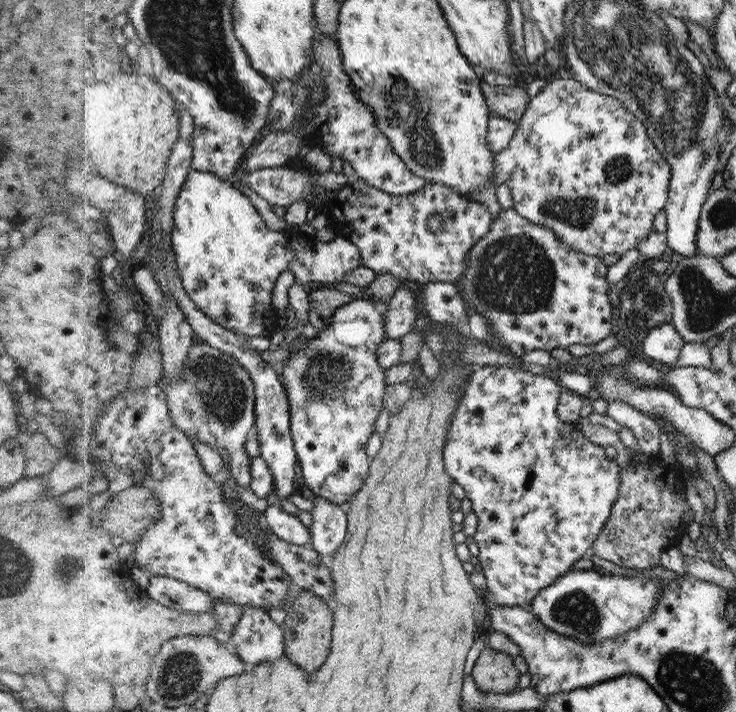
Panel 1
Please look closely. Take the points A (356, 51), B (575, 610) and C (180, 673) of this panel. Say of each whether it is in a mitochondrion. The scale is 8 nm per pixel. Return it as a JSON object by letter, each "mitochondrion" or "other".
{"A":"other","B":"mitochondrion","C":"mitochondrion"}

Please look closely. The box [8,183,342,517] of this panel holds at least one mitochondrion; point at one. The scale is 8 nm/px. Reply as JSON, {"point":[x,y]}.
{"point":[218,388]}

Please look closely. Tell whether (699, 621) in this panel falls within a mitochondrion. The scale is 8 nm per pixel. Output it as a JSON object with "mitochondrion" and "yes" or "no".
{"mitochondrion":"no"}

